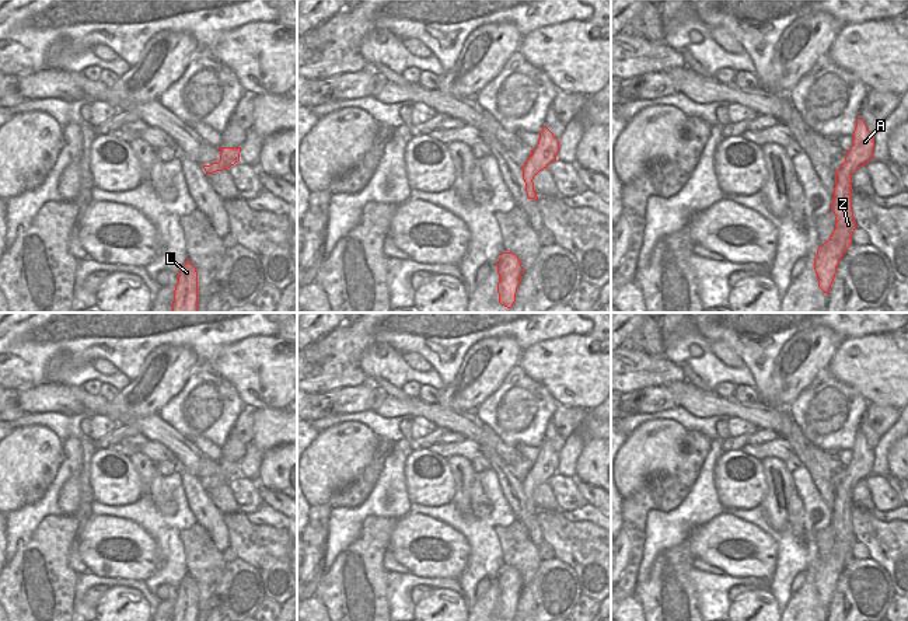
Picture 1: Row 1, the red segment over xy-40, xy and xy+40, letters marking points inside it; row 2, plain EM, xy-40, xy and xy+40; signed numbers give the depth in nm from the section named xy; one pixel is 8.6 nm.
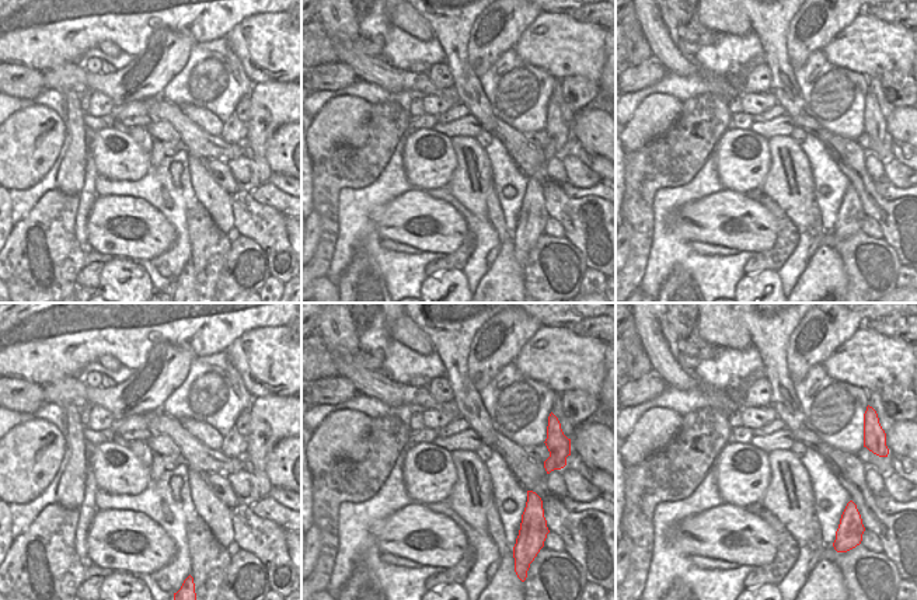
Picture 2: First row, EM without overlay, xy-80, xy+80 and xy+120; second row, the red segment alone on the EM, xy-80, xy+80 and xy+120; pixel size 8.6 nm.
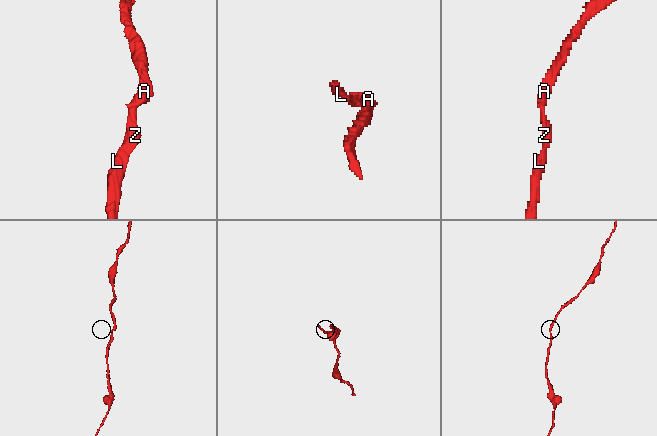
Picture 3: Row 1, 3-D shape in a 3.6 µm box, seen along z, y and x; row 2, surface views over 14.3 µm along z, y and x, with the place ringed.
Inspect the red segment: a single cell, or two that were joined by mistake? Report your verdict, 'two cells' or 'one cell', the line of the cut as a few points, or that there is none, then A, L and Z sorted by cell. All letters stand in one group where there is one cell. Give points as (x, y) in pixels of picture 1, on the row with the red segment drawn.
one cell; no cut; A L Z

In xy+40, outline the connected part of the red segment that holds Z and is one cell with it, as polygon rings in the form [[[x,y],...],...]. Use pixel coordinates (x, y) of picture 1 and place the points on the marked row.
[[[862,118],[856,119],[852,147],[845,161],[835,171],[835,188],[831,210],[835,214],[835,228],[828,241],[818,247],[814,258],[818,287],[830,294],[837,266],[852,244],[856,221],[852,212],[852,174],[873,160],[874,136],[867,130]]]

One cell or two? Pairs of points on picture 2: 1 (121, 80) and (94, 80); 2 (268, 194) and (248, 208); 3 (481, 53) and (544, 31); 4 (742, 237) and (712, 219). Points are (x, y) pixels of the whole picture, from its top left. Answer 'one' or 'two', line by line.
1: one
2: two
3: two
4: one

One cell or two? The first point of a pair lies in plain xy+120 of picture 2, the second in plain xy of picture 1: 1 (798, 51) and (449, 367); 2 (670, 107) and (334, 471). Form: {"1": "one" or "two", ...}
{"1": "two", "2": "one"}

